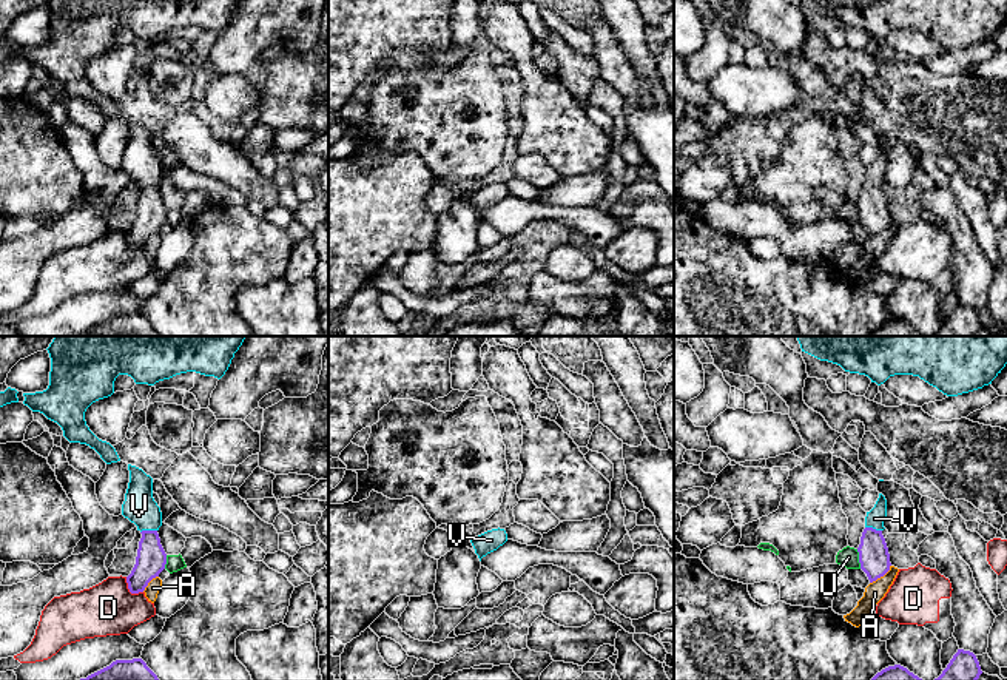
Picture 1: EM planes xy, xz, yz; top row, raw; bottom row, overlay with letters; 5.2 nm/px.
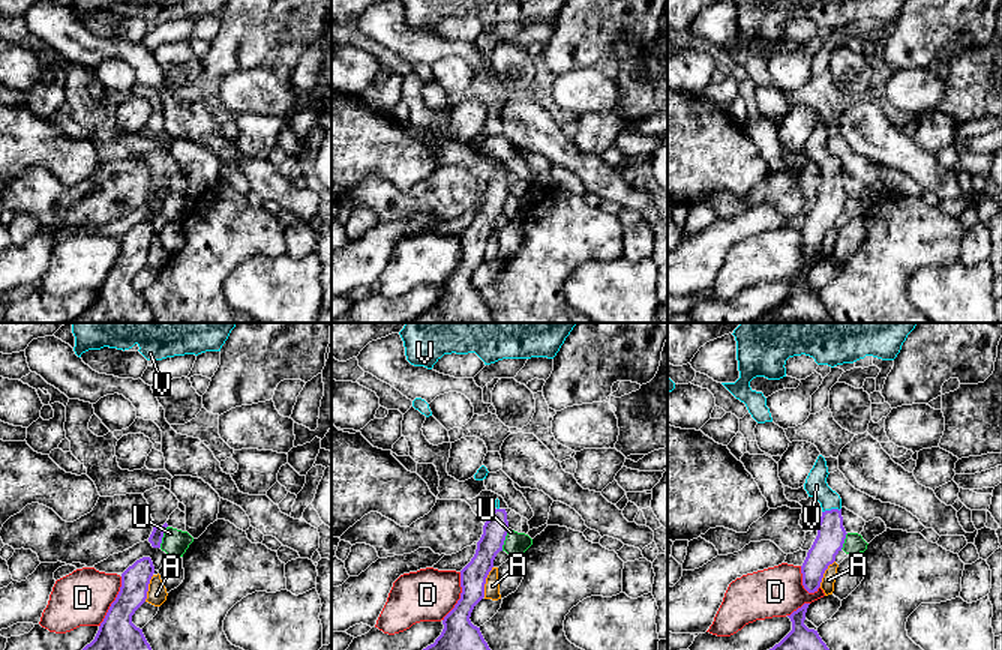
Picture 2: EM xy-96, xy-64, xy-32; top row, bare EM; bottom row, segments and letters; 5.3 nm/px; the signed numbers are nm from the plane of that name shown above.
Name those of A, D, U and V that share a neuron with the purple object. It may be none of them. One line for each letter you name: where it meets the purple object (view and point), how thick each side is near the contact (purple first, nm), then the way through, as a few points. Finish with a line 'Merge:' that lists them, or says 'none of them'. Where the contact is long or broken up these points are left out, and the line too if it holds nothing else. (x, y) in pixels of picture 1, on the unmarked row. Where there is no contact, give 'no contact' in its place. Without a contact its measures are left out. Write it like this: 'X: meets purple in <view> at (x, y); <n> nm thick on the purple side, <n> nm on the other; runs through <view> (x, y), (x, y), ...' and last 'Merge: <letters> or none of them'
V: meets purple in xy at (148, 185); 160 nm thick on the purple side, 170 nm on the other; runs through xy (151, 213), (148, 185), (148, 173), (139, 161)
Merge: V

